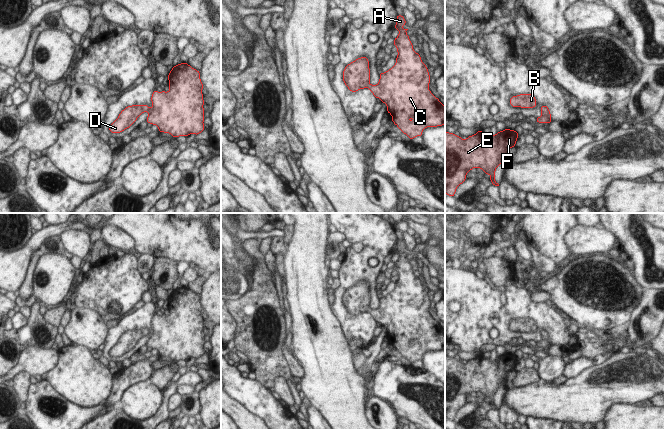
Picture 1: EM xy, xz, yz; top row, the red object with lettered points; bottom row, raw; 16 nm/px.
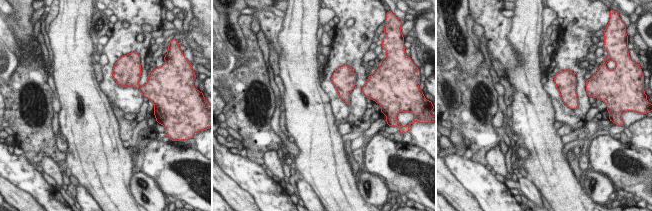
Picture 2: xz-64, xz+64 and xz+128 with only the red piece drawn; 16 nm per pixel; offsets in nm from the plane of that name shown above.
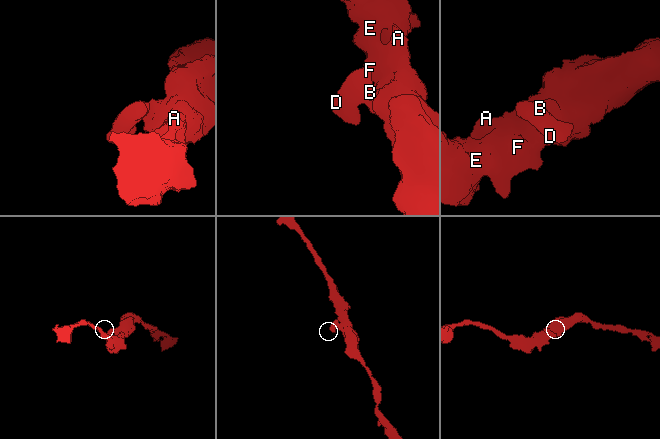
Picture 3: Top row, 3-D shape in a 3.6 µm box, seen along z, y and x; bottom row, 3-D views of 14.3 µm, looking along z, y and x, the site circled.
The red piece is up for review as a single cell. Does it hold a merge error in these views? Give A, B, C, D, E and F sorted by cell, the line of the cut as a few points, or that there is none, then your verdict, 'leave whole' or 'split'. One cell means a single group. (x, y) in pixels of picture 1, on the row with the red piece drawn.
groups A B C D E F; cut none; leave whole

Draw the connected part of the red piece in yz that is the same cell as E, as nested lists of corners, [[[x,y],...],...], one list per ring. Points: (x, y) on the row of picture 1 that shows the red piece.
[[[507,128],[494,136],[480,130],[466,140],[445,132],[445,193],[454,197],[457,187],[465,181],[467,172],[471,172],[472,168],[481,168],[485,174],[491,176],[490,181],[493,186],[499,186],[495,182],[495,170],[502,162],[507,164],[508,150],[516,145],[518,136],[515,130]]]

